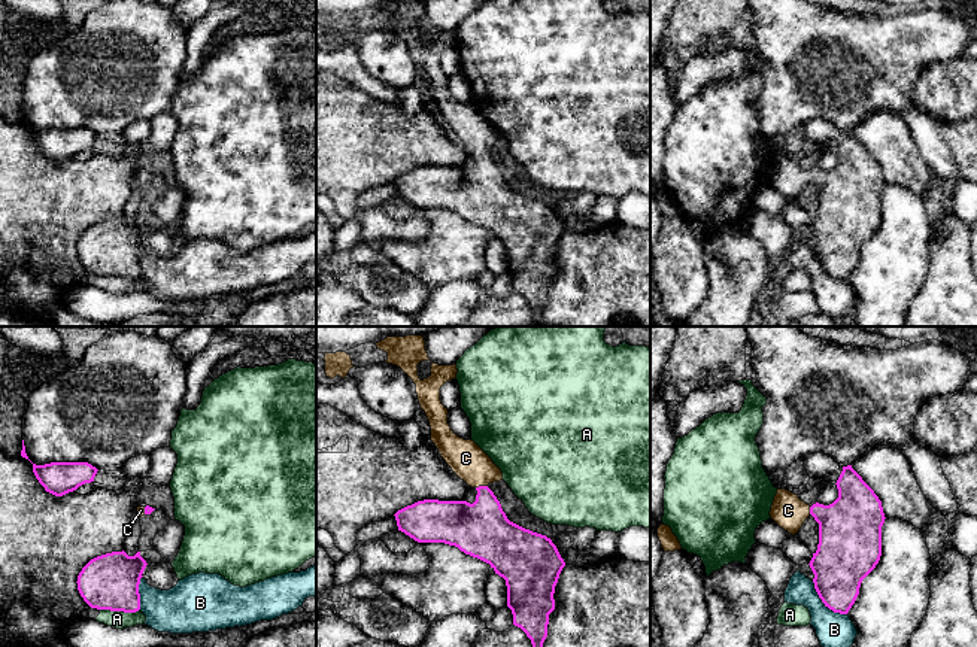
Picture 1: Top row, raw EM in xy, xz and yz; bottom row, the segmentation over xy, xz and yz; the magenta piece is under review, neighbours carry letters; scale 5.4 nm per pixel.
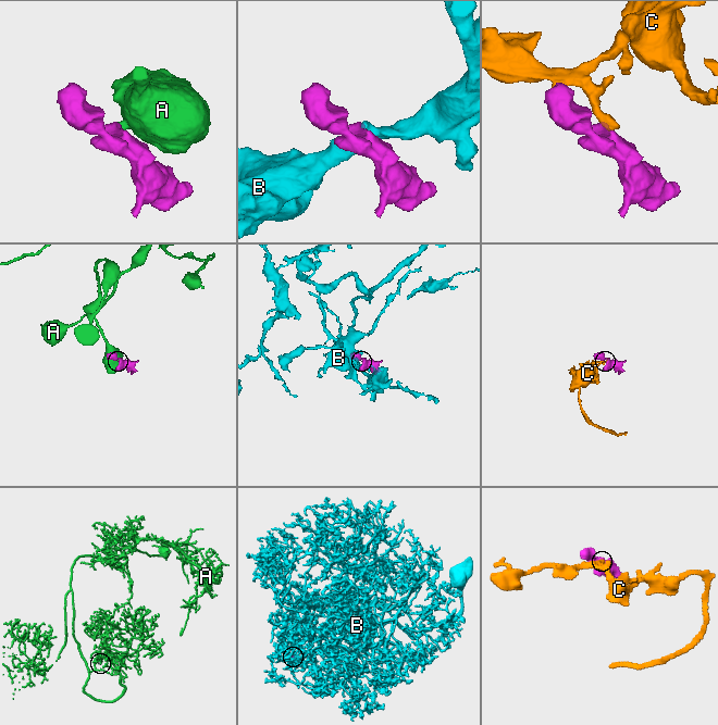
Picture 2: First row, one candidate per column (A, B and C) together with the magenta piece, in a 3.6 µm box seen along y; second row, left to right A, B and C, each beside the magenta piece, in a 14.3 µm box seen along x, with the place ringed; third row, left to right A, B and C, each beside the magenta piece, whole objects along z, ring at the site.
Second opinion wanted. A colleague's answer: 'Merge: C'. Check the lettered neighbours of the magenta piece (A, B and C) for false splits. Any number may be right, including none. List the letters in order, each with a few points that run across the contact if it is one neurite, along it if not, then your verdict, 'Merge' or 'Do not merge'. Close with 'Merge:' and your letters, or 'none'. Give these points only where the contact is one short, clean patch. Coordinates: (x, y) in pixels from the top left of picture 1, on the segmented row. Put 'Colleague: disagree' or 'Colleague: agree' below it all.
A: Line: xy (100, 608), (139, 610). Do not merge
B: Line: yz (812, 582), (818, 597), (830, 608), (846, 614). Do not merge
C: Line: xz (481, 529), (481, 486), (478, 470), (466, 458). Merge
Merge: C
Colleague: agree

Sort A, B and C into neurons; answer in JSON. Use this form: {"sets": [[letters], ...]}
{"sets": [["A"], ["B"], ["C"]]}

